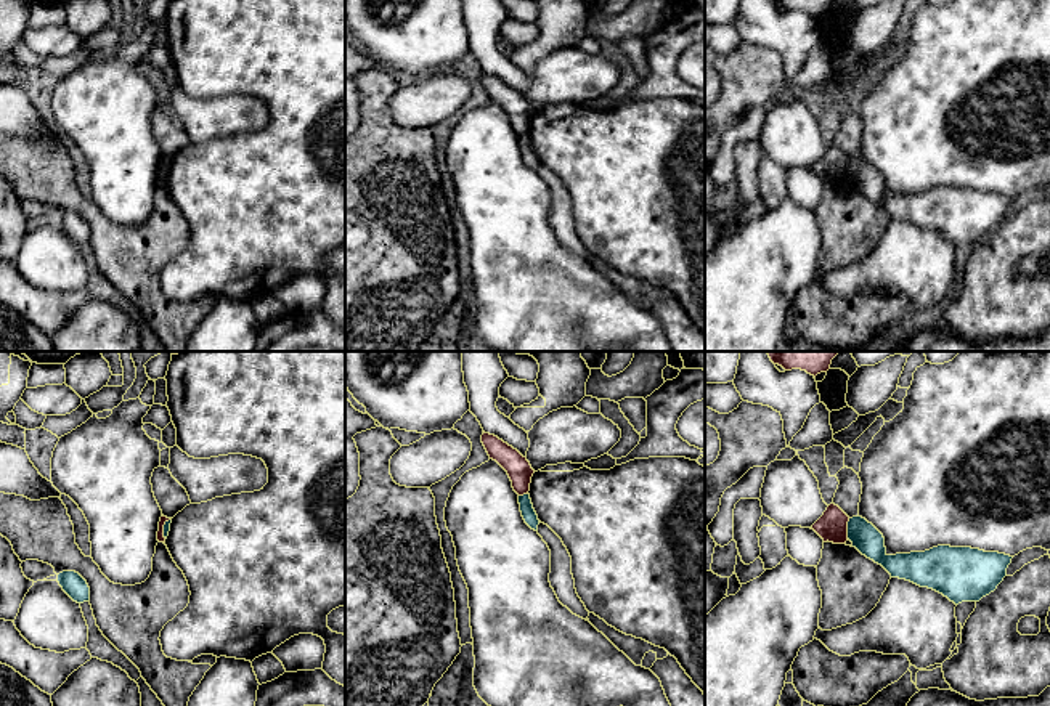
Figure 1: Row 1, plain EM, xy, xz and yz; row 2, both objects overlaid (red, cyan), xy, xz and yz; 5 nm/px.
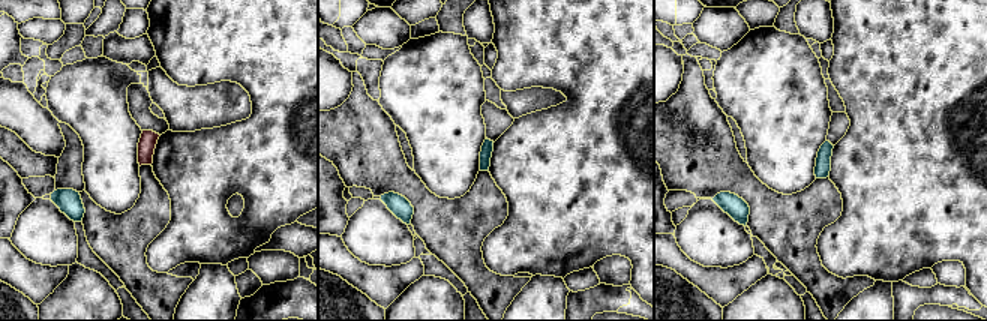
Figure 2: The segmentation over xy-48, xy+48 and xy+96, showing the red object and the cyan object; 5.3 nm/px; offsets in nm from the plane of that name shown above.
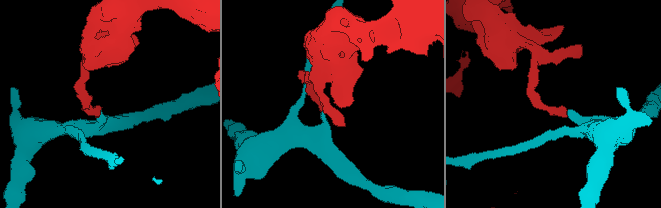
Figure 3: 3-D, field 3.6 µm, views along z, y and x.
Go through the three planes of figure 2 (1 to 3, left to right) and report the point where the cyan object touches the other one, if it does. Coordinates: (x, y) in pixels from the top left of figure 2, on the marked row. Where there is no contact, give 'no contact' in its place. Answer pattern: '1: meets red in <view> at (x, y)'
1: no contact
2: no contact
3: no contact

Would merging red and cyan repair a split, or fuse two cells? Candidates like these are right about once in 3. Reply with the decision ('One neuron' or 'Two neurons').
Two neurons

